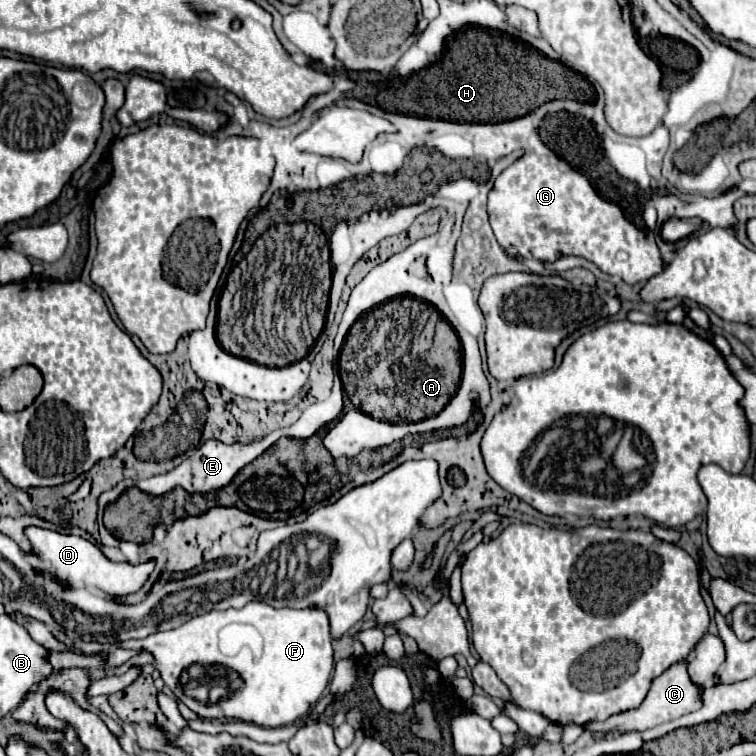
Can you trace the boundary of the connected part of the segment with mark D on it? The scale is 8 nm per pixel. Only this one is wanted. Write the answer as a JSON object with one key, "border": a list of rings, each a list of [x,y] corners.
{"border":[[[34,525],[26,527],[24,533],[26,533],[28,541],[32,543],[32,549],[40,561],[40,567],[36,569],[36,573],[44,573],[46,567],[50,567],[48,573],[58,577],[58,581],[66,581],[66,585],[74,583],[76,577],[82,583],[88,583],[94,579],[94,587],[106,589],[112,595],[130,595],[130,593],[136,593],[146,583],[146,579],[150,577],[150,573],[154,569],[154,559],[148,559],[138,565],[132,565],[126,561],[114,563],[94,543],[90,543],[88,539],[84,539],[80,535],[60,533],[54,529],[42,529],[42,527],[34,527]]]}

